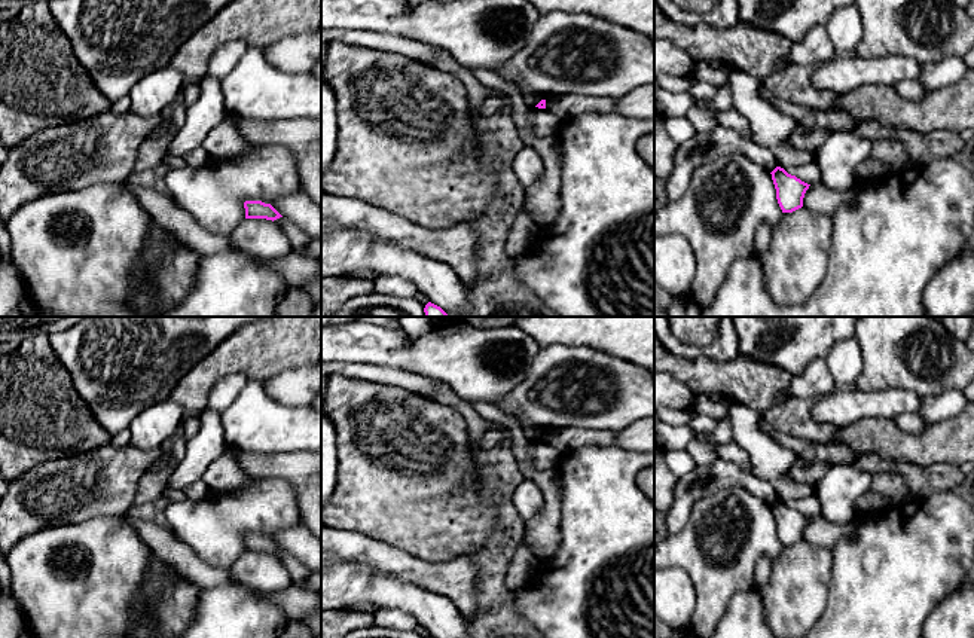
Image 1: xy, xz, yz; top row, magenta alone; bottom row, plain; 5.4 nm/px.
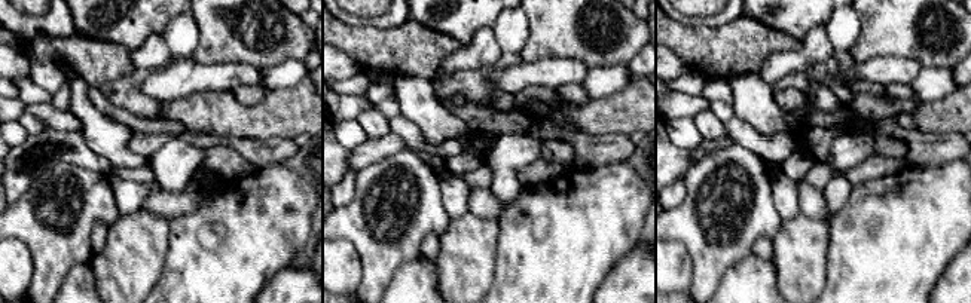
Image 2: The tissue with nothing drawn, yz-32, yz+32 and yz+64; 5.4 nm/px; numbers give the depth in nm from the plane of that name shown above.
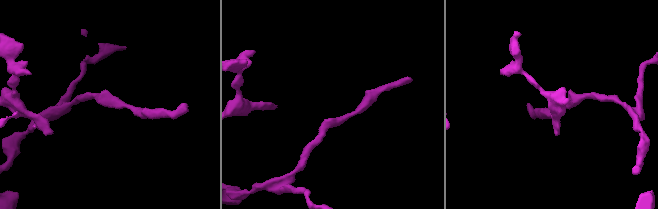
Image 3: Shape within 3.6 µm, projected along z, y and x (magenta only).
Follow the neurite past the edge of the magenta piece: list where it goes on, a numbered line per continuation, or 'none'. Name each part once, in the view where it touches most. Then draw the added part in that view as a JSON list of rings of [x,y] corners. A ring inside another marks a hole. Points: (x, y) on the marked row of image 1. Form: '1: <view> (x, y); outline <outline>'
none

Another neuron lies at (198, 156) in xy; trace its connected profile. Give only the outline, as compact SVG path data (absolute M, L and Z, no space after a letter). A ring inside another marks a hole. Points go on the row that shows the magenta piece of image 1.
M202 146L187 152L183 156L186 165L193 167L193 168L204 165L208 161L208 158L210 158L210 155Z

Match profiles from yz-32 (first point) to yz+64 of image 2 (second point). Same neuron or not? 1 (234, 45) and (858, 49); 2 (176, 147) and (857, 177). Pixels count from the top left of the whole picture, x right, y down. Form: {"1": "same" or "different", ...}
{"1": "same", "2": "different"}

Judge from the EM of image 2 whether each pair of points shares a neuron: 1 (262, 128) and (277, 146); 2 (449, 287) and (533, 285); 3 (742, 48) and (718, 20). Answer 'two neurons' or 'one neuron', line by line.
1: two neurons
2: two neurons
3: two neurons

